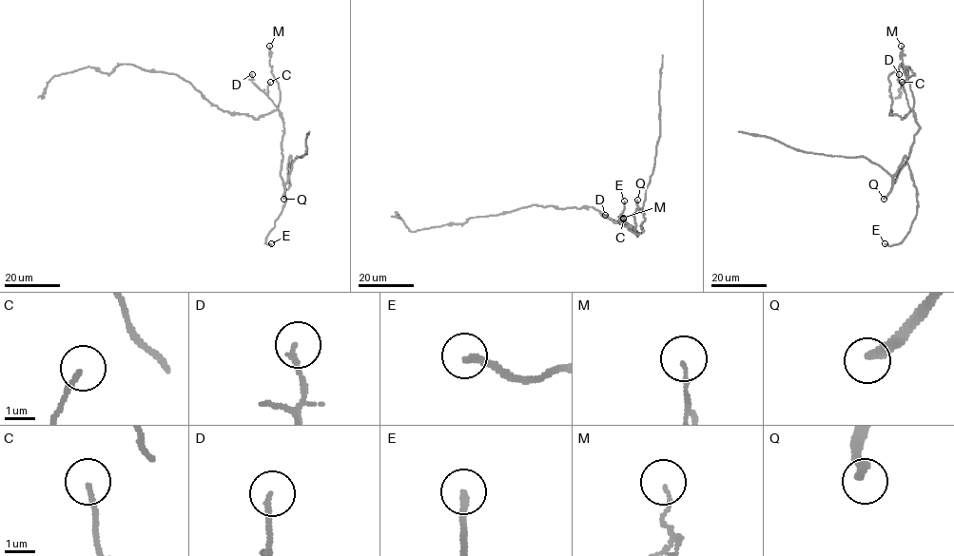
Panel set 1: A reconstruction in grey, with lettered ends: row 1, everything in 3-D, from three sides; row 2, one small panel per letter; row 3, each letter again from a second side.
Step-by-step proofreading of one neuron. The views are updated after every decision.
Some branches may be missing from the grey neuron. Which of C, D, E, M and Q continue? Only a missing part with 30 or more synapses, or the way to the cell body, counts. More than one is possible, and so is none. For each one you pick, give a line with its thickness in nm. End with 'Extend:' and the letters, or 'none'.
E: 240 nm
Q: 320 nm
Extend: E, Q

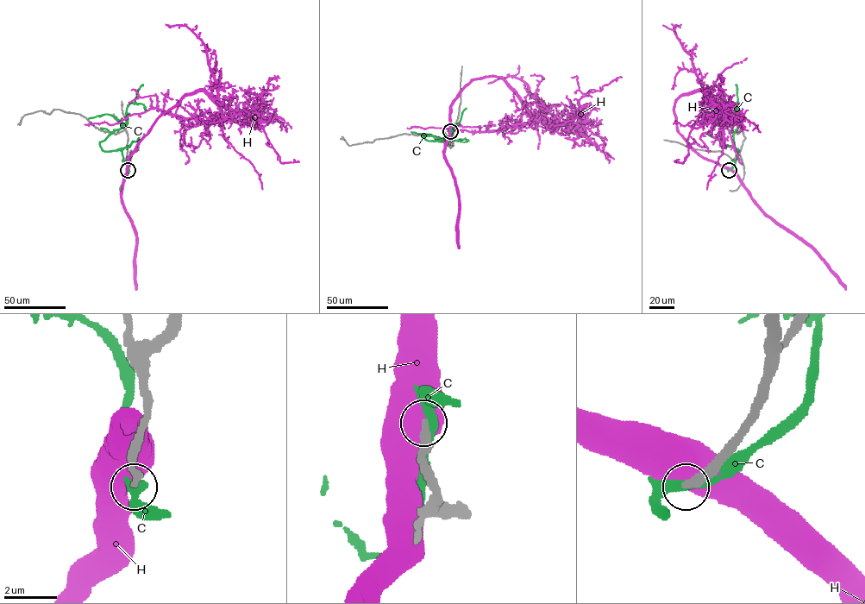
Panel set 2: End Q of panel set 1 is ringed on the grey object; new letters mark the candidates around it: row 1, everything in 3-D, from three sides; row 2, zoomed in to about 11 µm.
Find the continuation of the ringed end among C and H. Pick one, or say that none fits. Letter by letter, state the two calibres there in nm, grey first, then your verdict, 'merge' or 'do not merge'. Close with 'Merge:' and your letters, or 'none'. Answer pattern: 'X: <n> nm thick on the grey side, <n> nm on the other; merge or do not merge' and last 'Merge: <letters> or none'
C: 480 nm thick on the grey side, 360 nm on the other; do not merge
H: 480 nm thick on the grey side, 900 nm on the other; do not merge
Merge: none

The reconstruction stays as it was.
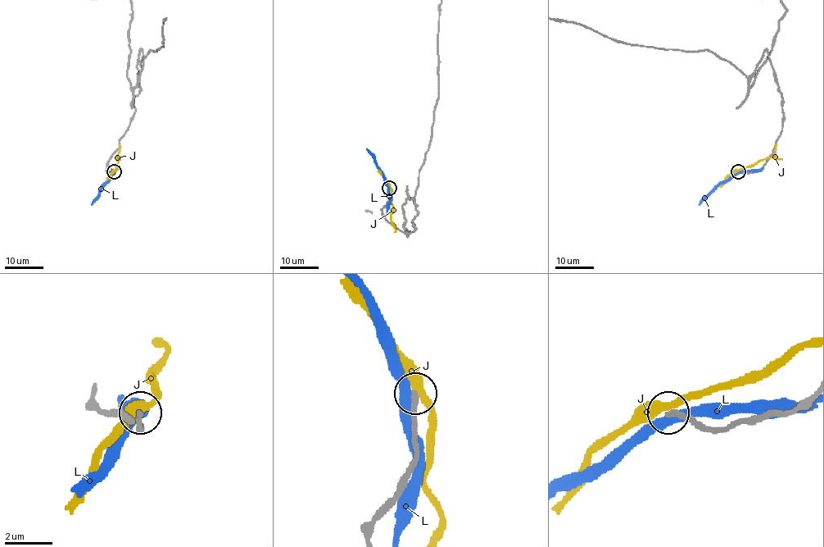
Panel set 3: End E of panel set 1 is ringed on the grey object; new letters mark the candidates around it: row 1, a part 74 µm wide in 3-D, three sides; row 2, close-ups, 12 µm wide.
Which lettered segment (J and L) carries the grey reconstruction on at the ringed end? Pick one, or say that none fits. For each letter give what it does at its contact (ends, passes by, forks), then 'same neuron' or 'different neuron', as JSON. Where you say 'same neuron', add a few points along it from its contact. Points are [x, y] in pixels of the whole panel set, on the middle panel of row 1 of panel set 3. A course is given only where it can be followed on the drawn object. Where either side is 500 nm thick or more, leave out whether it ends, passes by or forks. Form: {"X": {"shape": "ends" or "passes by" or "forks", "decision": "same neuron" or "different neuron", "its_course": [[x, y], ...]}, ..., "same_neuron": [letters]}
{"J": {"shape": "passes by", "decision": "different neuron"}, "L": {"shape": "passes by", "decision": "different neuron"}, "same_neuron": []}

